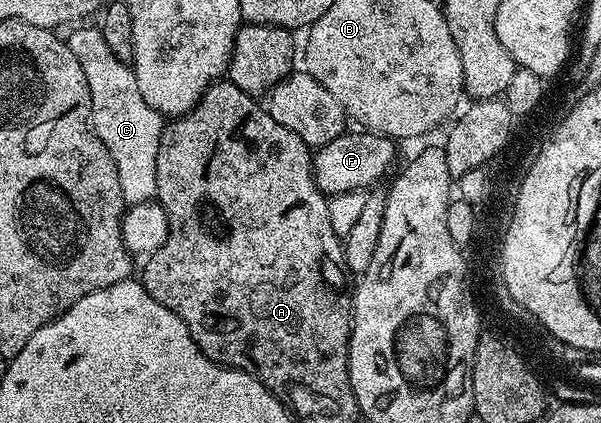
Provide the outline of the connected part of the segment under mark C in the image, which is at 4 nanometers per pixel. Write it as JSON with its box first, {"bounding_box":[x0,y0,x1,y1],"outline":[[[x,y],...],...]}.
{"bounding_box":[66,26,165,205],"outline":[[[76,26],[66,39],[74,58],[82,62],[82,74],[86,74],[86,86],[90,86],[92,130],[110,150],[114,166],[118,166],[118,186],[122,186],[125,205],[146,203],[156,194],[156,163],[158,142],[164,133],[165,117],[150,107],[138,91],[136,70],[127,60],[119,60],[110,50],[99,27]]]}

